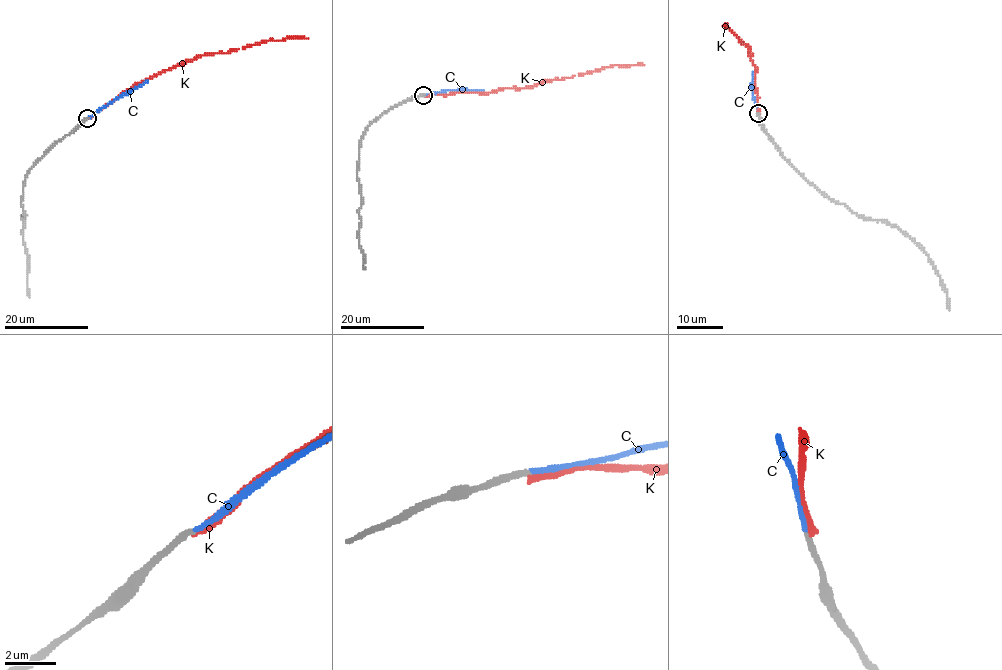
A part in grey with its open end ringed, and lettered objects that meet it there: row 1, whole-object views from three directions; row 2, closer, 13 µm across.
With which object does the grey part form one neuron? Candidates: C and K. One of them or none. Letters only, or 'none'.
C

